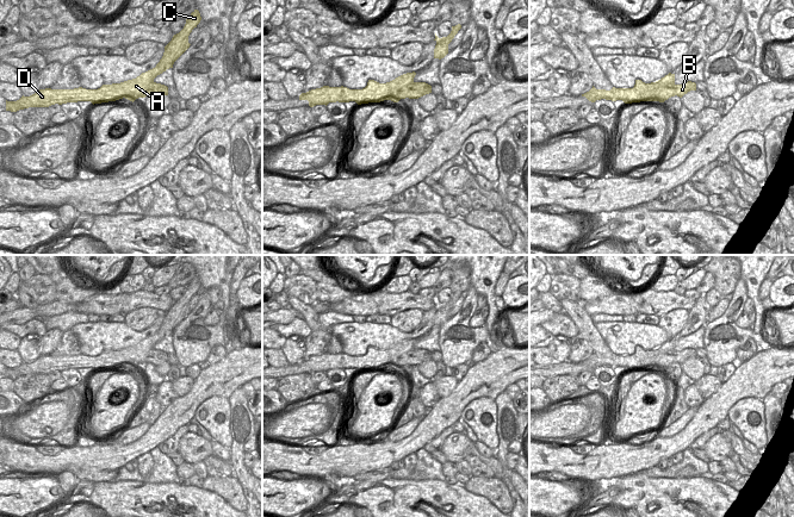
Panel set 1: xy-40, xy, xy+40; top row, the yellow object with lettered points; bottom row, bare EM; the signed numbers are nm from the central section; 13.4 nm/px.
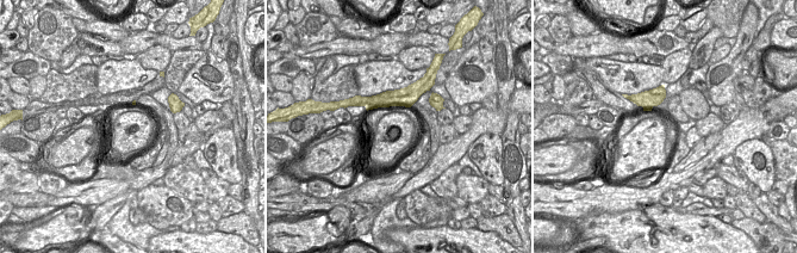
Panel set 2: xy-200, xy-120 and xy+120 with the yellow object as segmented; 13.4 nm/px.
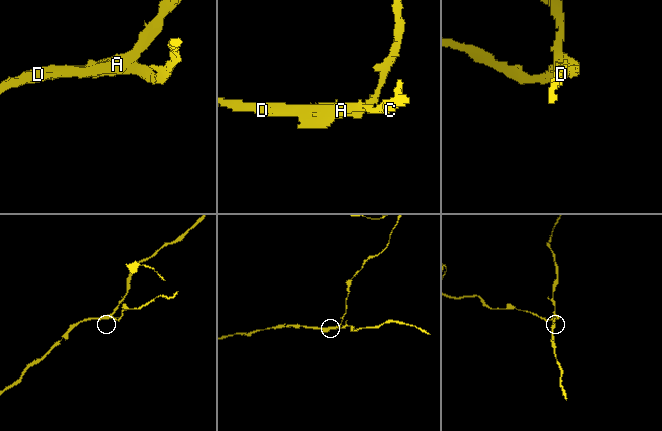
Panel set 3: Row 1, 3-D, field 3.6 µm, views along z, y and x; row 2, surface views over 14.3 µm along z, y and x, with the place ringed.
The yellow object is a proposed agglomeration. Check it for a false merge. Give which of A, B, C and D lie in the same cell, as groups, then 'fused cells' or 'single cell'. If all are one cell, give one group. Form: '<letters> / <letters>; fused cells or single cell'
A C D / B; fused cells

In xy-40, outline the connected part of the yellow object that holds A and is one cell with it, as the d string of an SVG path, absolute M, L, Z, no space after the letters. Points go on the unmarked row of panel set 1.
M194 276L186 286L184 295L174 301L172 307L165 313L163 323L156 334L142 340L136 345L128 347L125 350L120 351L103 351L98 356L86 356L82 354L74 356L39 356L30 363L23 362L17 368L6 367L6 378L17 379L29 374L49 374L55 370L62 372L77 368L91 368L93 372L108 369L114 368L108 363L113 357L120 357L123 363L126 361L142 363L148 353L154 349L154 345L167 336L173 335L174 329L190 314L188 303L200 287L199 278Z

